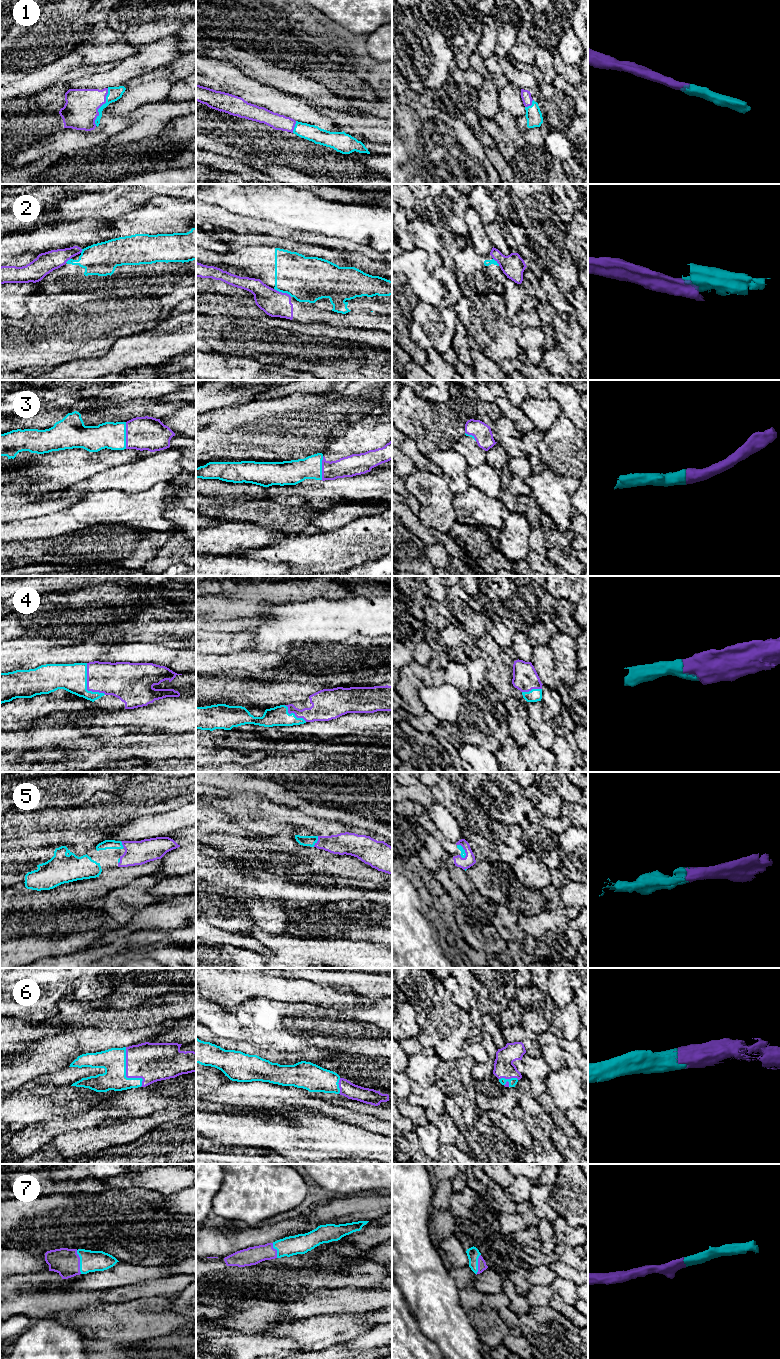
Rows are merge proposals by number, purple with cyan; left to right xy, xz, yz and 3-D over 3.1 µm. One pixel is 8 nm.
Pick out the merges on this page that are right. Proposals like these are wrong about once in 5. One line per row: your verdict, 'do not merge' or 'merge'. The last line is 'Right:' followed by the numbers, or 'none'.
1: merge
2: do not merge
3: merge
4: merge
5: merge
6: merge
7: merge
Right: 1, 3, 4, 5, 6, 7

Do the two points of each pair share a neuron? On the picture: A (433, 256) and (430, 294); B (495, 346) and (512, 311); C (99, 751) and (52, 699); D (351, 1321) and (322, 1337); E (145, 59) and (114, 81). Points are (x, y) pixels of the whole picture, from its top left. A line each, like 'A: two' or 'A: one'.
A: two
B: two
C: two
D: one
E: one

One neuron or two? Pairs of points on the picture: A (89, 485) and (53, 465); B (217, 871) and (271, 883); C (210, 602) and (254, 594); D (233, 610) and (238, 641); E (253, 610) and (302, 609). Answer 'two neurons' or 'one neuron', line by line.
A: two neurons
B: one neuron
C: one neuron
D: two neurons
E: two neurons

